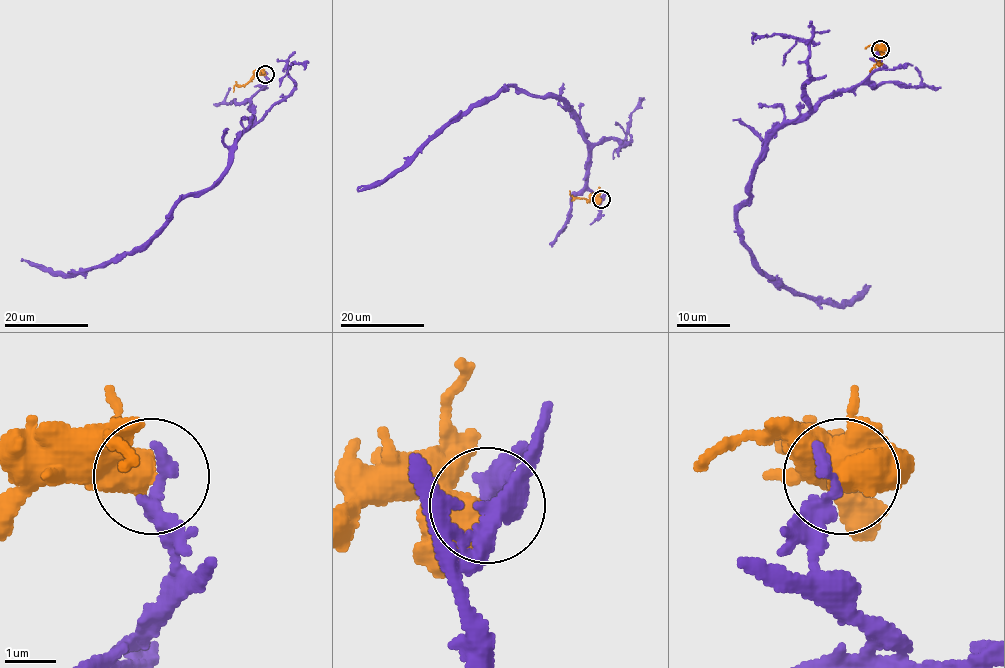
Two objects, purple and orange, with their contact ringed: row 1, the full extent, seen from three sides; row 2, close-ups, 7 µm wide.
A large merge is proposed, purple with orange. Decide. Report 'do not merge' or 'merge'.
do not merge

